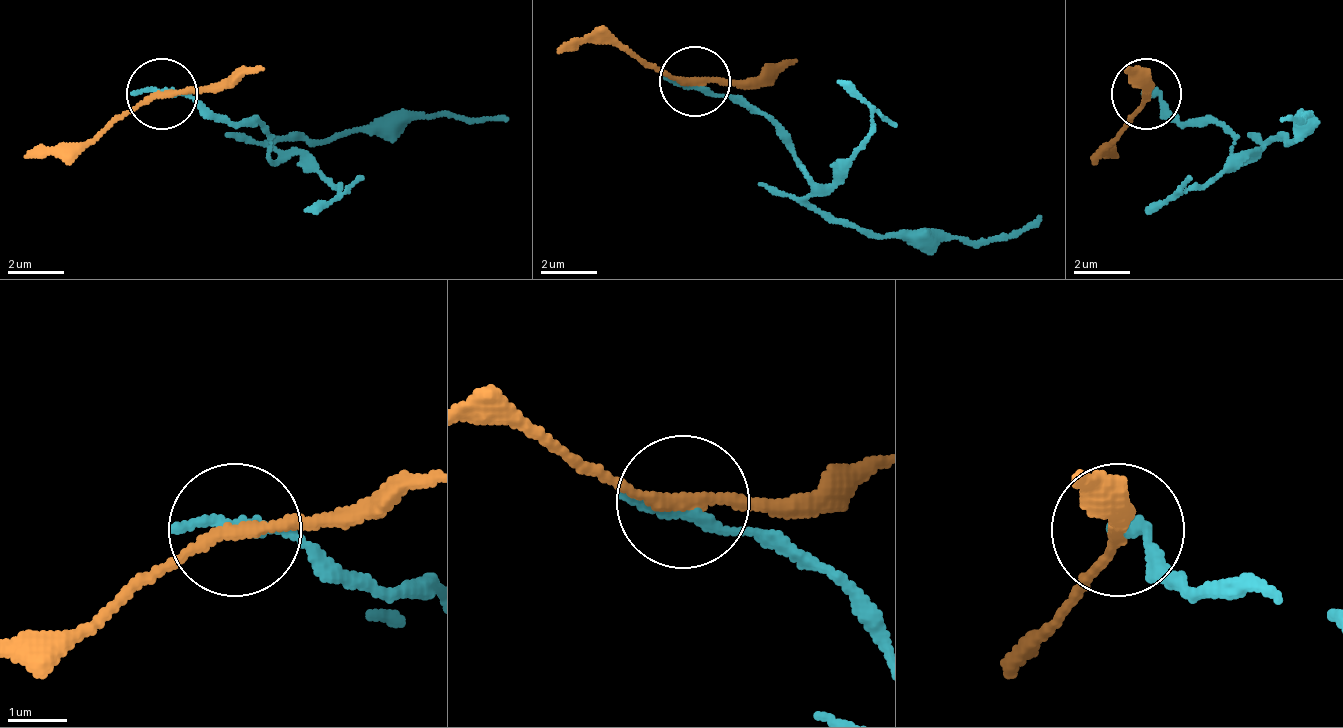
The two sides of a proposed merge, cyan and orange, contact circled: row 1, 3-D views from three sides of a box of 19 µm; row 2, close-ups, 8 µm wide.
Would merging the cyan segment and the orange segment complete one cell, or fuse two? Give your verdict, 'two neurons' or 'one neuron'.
two neurons

